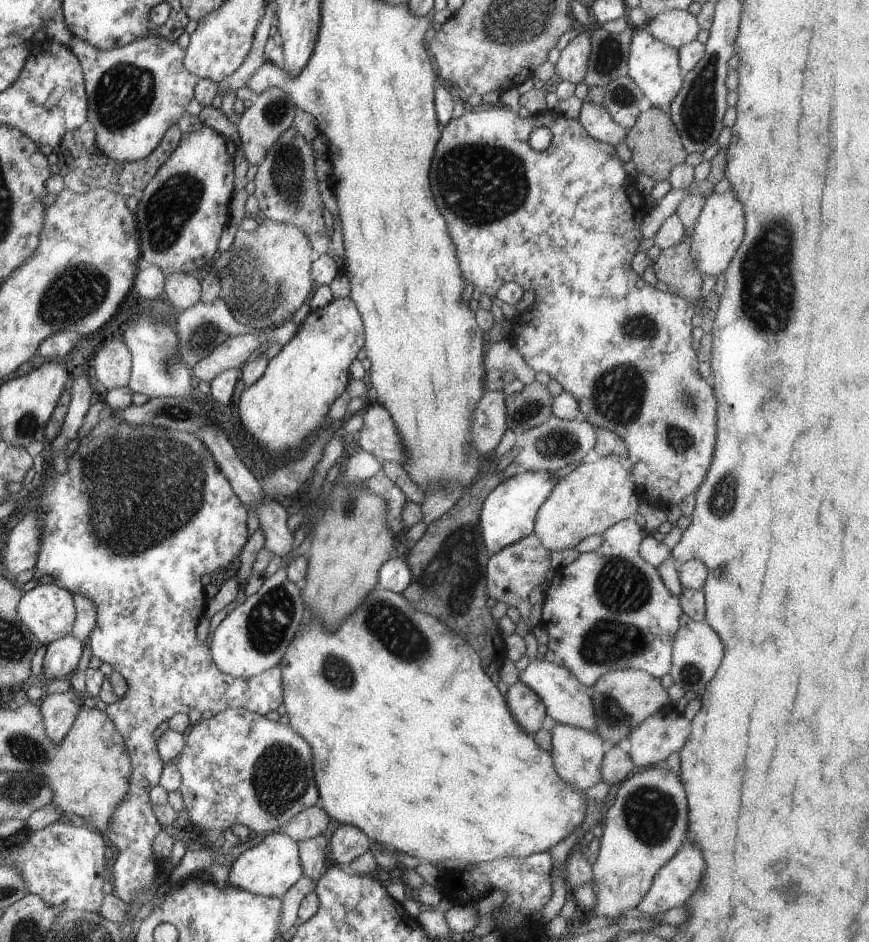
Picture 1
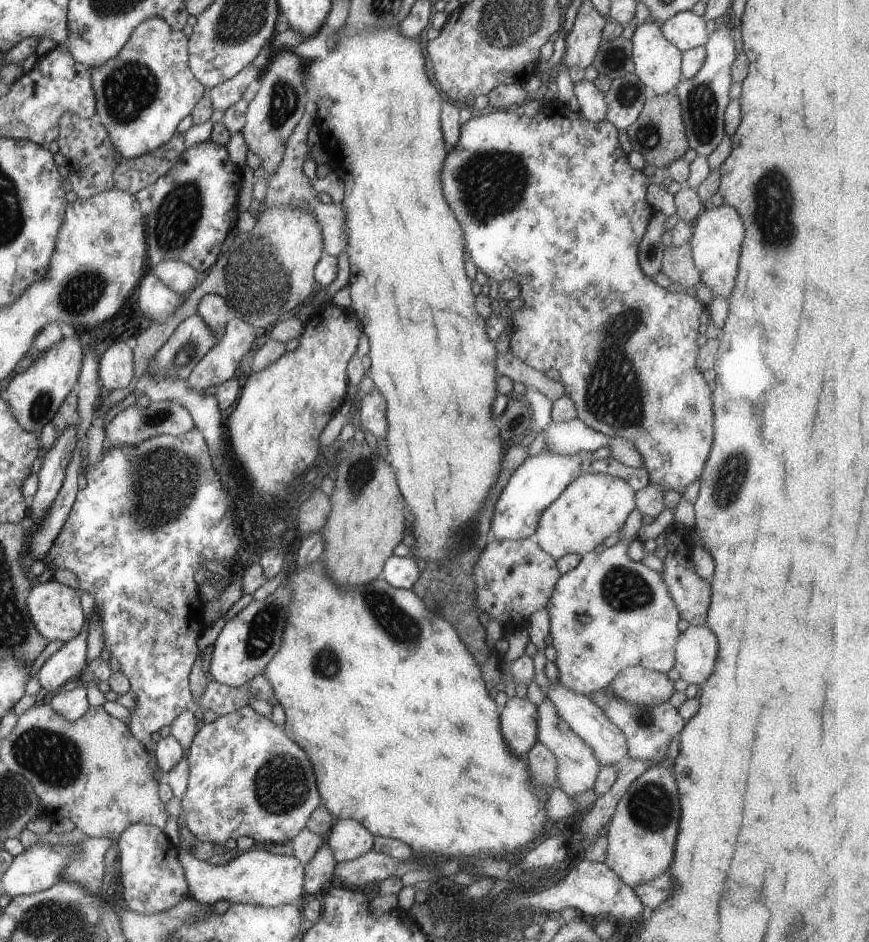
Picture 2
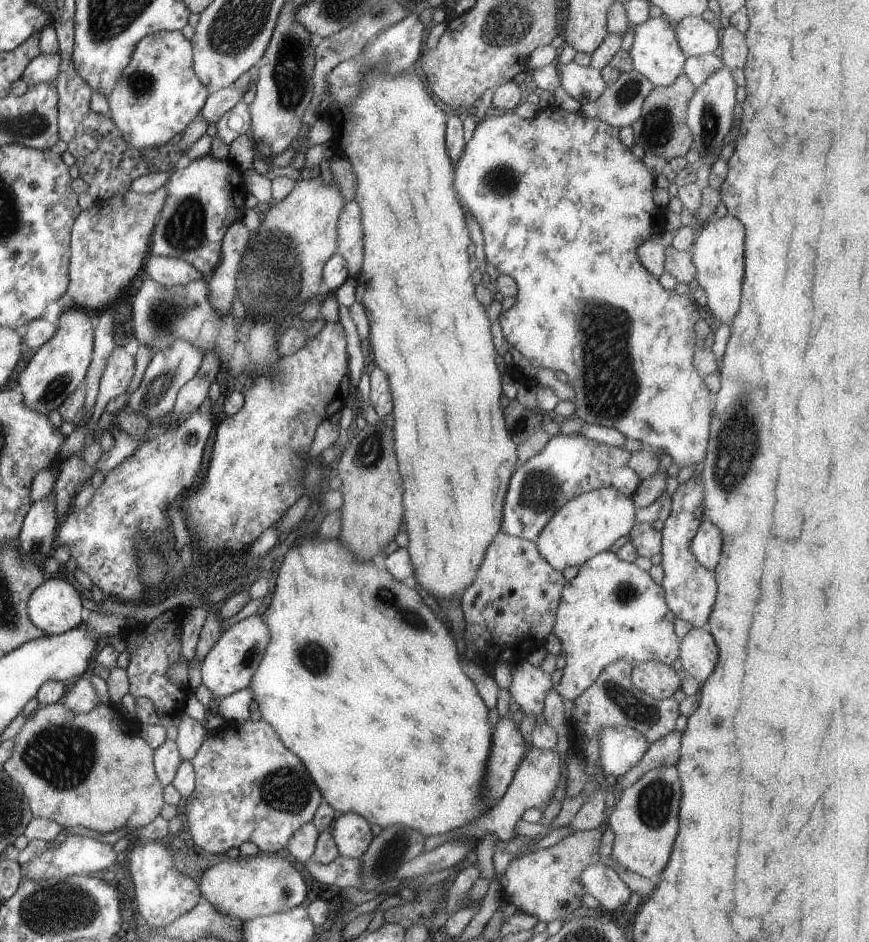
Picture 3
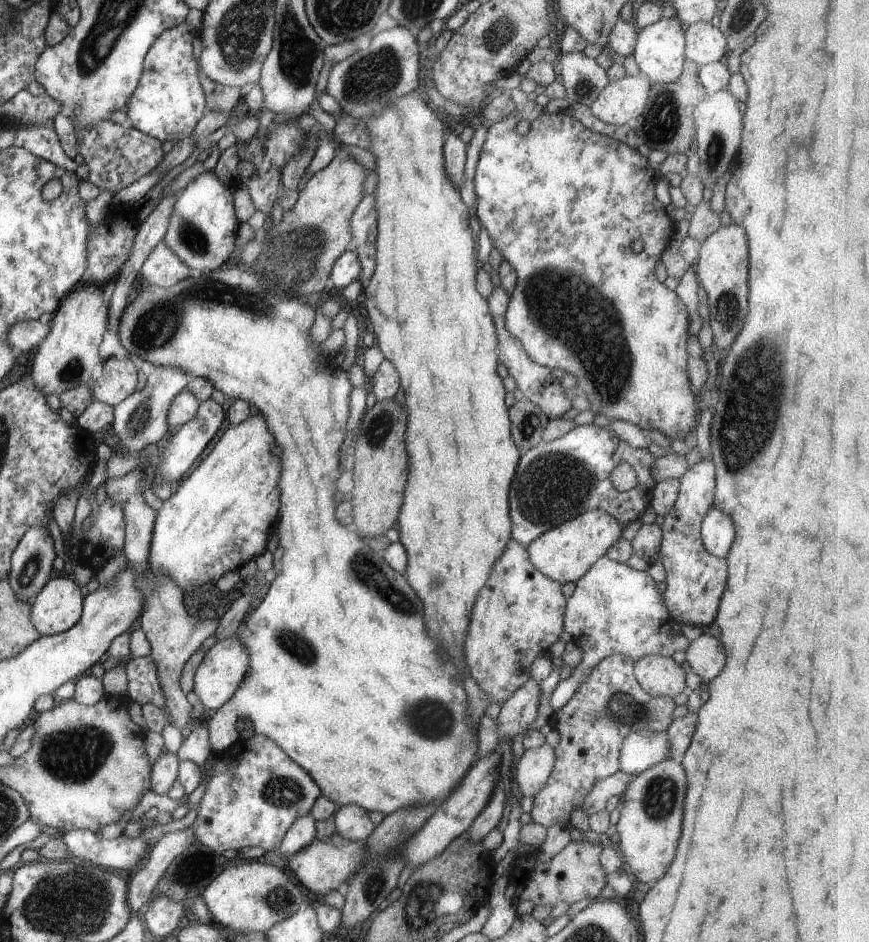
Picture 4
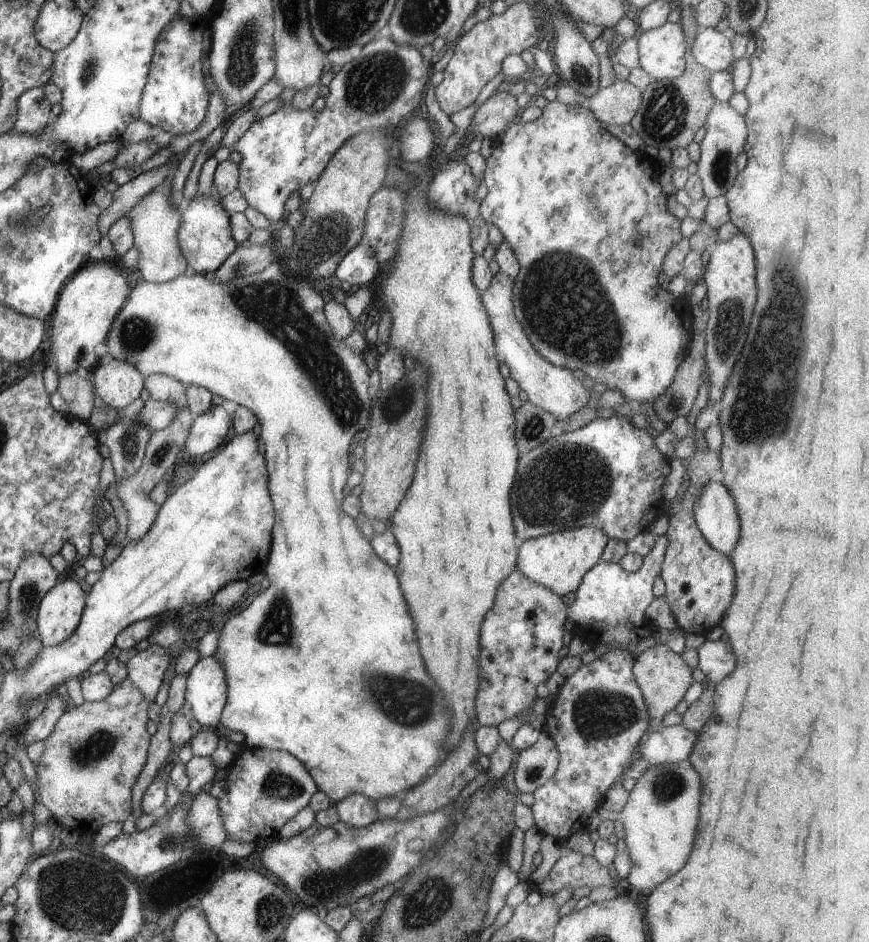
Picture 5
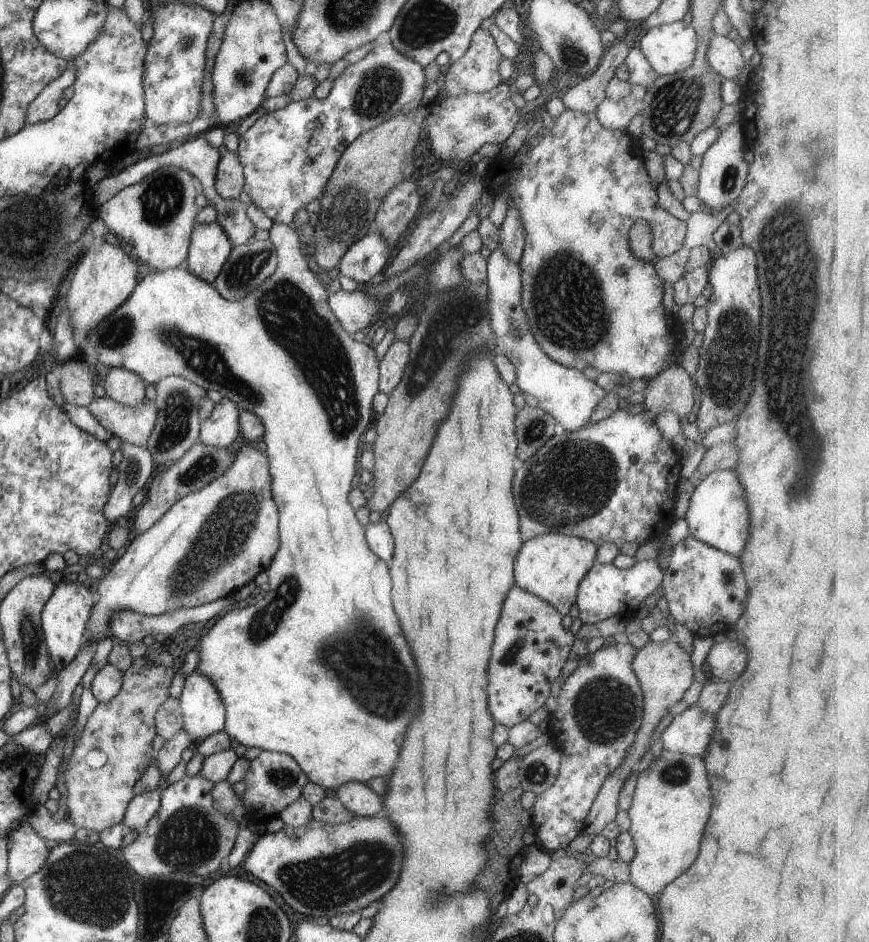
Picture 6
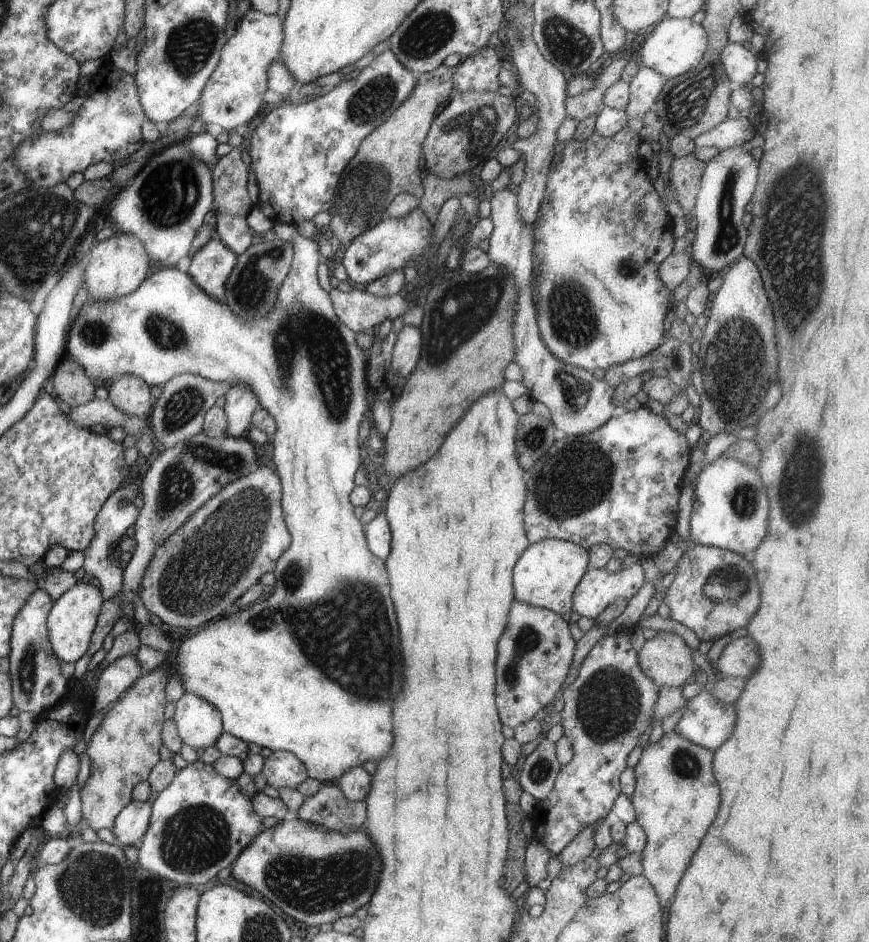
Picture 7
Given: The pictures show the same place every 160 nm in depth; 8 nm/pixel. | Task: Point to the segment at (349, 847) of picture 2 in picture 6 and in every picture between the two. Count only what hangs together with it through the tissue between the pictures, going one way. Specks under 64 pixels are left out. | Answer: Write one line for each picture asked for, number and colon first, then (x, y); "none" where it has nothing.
3: (352, 834)
4: (352, 822)
5: (357, 810)
6: (357, 797)

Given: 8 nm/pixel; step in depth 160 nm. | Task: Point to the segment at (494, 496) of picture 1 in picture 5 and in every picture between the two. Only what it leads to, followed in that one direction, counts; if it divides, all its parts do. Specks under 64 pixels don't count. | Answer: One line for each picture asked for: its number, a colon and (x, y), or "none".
2: (534, 486)
3: (570, 465)
4: (571, 474)
5: (609, 474)

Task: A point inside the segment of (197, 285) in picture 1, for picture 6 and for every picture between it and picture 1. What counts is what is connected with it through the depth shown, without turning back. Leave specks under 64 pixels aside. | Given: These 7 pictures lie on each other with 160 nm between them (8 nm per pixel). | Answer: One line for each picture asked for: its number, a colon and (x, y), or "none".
2: (180, 277)
3: (166, 271)
4: (163, 268)
5: (154, 219)
6: (154, 218)

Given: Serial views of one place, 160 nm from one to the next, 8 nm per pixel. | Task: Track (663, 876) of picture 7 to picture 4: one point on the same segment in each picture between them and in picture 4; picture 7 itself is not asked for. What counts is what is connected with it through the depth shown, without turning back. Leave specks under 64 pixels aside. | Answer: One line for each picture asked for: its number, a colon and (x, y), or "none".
4: (650, 821)
5: (660, 820)
6: (671, 803)

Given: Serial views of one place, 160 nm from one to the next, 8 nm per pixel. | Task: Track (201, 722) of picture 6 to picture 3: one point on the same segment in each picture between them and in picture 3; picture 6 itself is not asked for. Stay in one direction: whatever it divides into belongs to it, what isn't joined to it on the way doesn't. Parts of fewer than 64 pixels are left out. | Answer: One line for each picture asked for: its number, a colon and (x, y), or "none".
3: (229, 667)
4: (224, 666)
5: (206, 691)

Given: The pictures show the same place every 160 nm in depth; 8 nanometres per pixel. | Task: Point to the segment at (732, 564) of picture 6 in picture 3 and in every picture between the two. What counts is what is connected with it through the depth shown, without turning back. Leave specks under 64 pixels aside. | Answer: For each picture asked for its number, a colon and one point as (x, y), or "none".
3: (690, 589)
4: (695, 580)
5: (699, 580)

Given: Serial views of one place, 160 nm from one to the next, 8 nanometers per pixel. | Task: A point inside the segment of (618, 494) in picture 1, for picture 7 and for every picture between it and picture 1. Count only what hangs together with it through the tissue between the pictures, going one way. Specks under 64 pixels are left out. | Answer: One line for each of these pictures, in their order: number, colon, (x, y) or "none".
2: (593, 507)
3: (590, 523)
4: (565, 553)
5: (558, 561)
6: (551, 566)
7: (545, 576)

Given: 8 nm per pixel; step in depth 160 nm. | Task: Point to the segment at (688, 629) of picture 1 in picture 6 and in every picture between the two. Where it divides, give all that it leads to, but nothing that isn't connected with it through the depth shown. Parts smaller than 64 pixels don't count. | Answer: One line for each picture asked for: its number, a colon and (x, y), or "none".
2: (696, 651)
3: (698, 656)
4: (705, 655)
5: (716, 660)
6: (727, 659)

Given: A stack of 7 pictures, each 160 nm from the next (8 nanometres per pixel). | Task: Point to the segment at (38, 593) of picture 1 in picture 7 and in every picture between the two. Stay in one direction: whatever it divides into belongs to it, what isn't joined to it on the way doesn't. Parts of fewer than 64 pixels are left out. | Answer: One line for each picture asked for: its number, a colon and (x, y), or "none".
2: (56, 612)
3: (55, 607)
4: (57, 607)
5: (60, 611)
6: (64, 619)
7: (71, 621)

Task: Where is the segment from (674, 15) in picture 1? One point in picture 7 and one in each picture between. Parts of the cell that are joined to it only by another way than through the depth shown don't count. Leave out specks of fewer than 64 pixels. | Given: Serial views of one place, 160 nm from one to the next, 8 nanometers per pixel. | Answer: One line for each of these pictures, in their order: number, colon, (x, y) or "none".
2: (685, 30)
3: (697, 37)
4: (705, 44)
5: (711, 48)
6: (725, 56)
7: (739, 64)

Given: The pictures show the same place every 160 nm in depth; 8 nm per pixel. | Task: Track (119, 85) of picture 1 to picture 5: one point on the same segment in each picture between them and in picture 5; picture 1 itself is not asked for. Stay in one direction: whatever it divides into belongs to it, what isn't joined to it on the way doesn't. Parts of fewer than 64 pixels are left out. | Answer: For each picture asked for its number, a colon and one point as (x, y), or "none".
2: (142, 94)
3: (158, 94)
4: (168, 103)
5: (175, 98)

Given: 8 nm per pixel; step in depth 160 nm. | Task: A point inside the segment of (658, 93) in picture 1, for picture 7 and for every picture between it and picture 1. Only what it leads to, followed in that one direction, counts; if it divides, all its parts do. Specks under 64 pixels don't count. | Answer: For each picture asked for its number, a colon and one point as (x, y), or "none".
2: (657, 64)
3: (655, 53)
4: (659, 52)
5: (662, 51)
6: (670, 48)
7: (675, 46)

